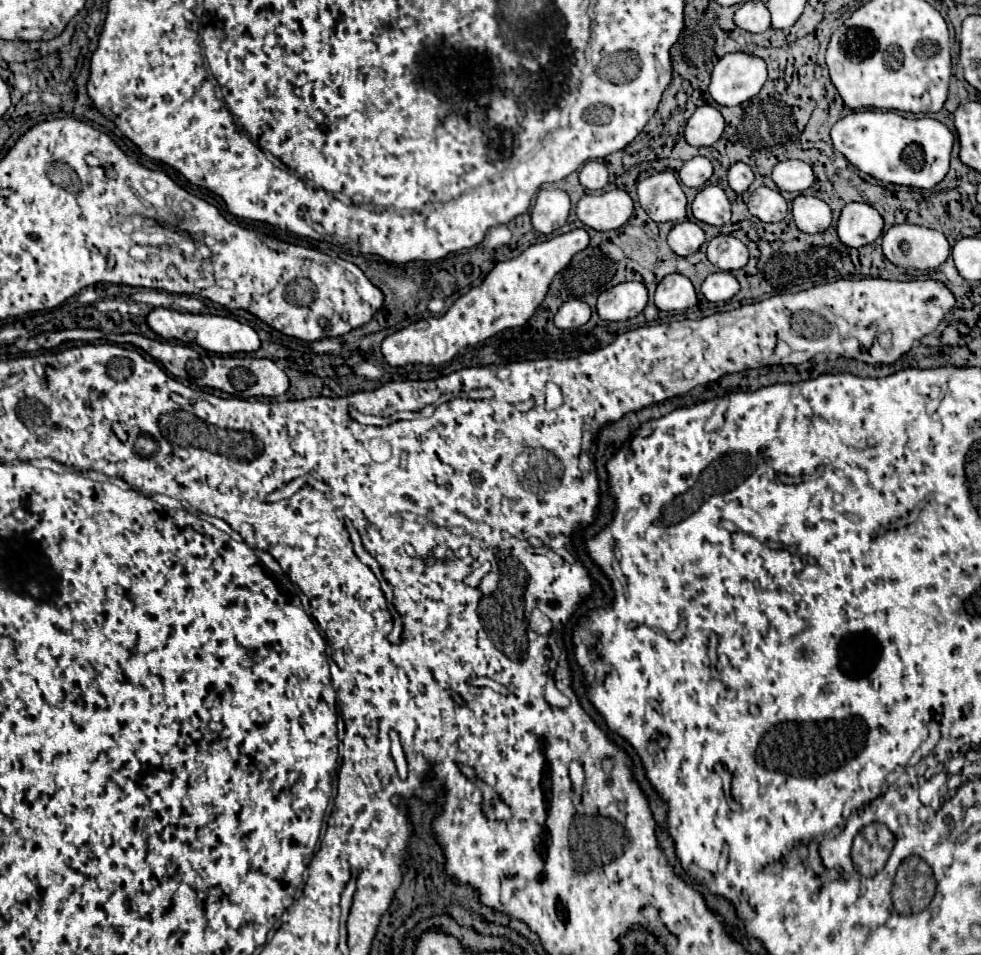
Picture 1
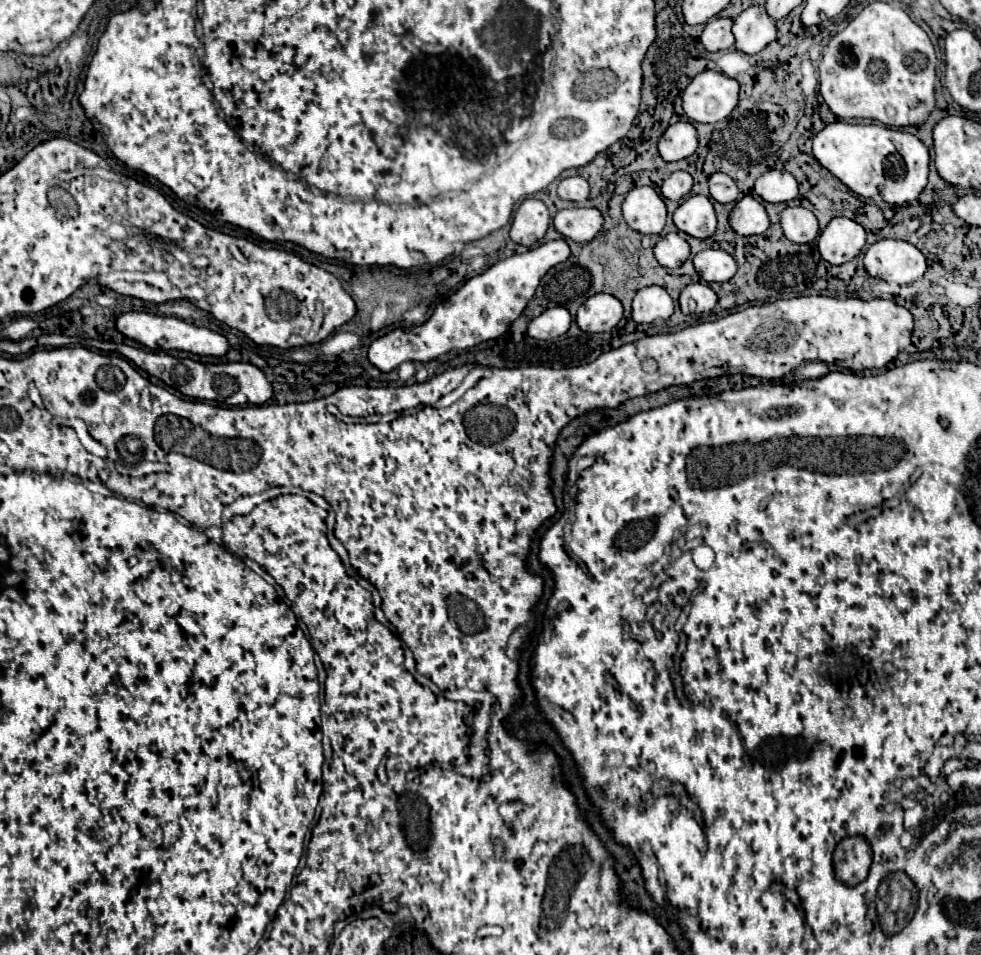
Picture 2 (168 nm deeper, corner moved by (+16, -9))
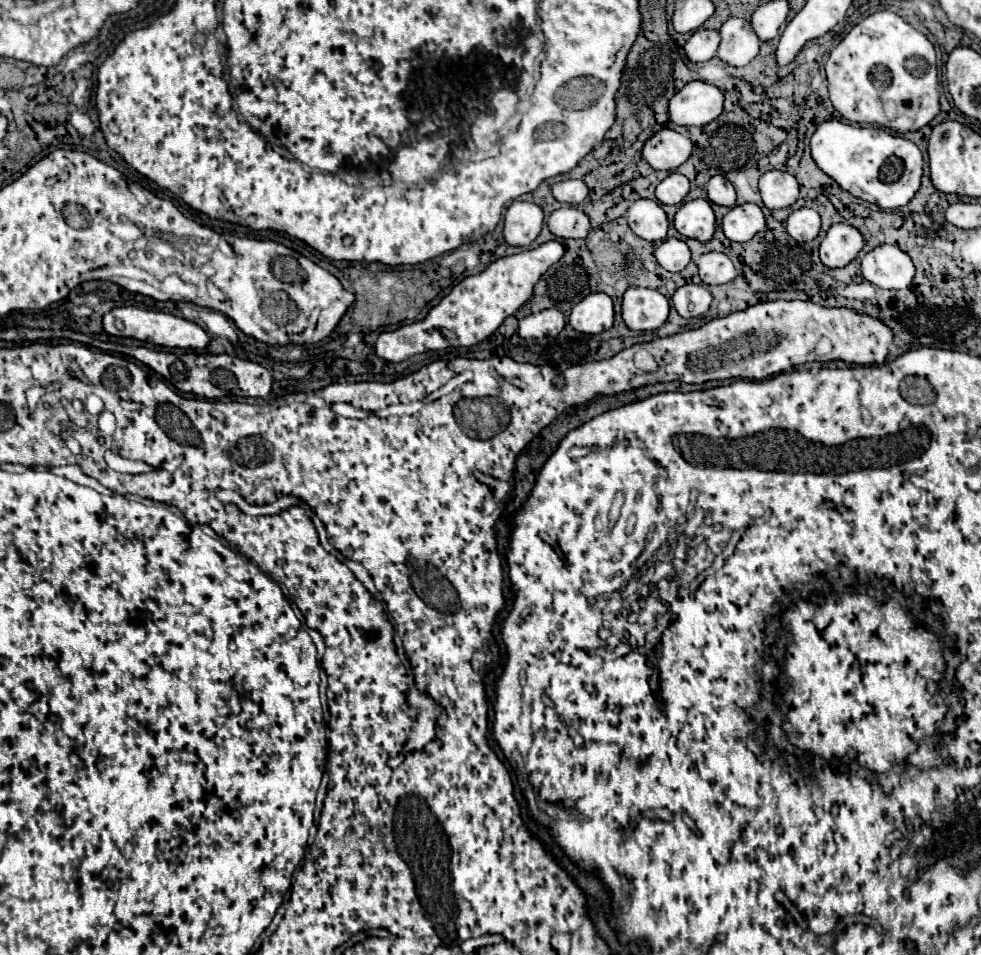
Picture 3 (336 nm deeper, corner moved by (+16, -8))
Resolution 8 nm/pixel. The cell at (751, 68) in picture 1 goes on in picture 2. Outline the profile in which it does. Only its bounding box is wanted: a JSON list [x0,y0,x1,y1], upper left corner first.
[682,71,740,123]

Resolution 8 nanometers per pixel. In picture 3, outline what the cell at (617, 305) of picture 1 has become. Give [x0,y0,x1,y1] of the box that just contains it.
[568,292,614,334]

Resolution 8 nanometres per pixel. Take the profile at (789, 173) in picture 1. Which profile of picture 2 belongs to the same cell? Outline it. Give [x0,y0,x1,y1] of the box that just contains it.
[754,171,798,203]

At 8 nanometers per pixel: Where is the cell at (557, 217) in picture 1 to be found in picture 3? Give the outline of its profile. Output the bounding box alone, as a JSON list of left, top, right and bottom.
[504,200,544,246]

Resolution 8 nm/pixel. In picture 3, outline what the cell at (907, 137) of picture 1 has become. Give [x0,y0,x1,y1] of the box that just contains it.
[810,120,922,210]

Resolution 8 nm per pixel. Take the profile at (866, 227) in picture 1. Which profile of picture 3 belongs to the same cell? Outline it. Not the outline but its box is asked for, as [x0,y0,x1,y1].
[820,224,864,268]

